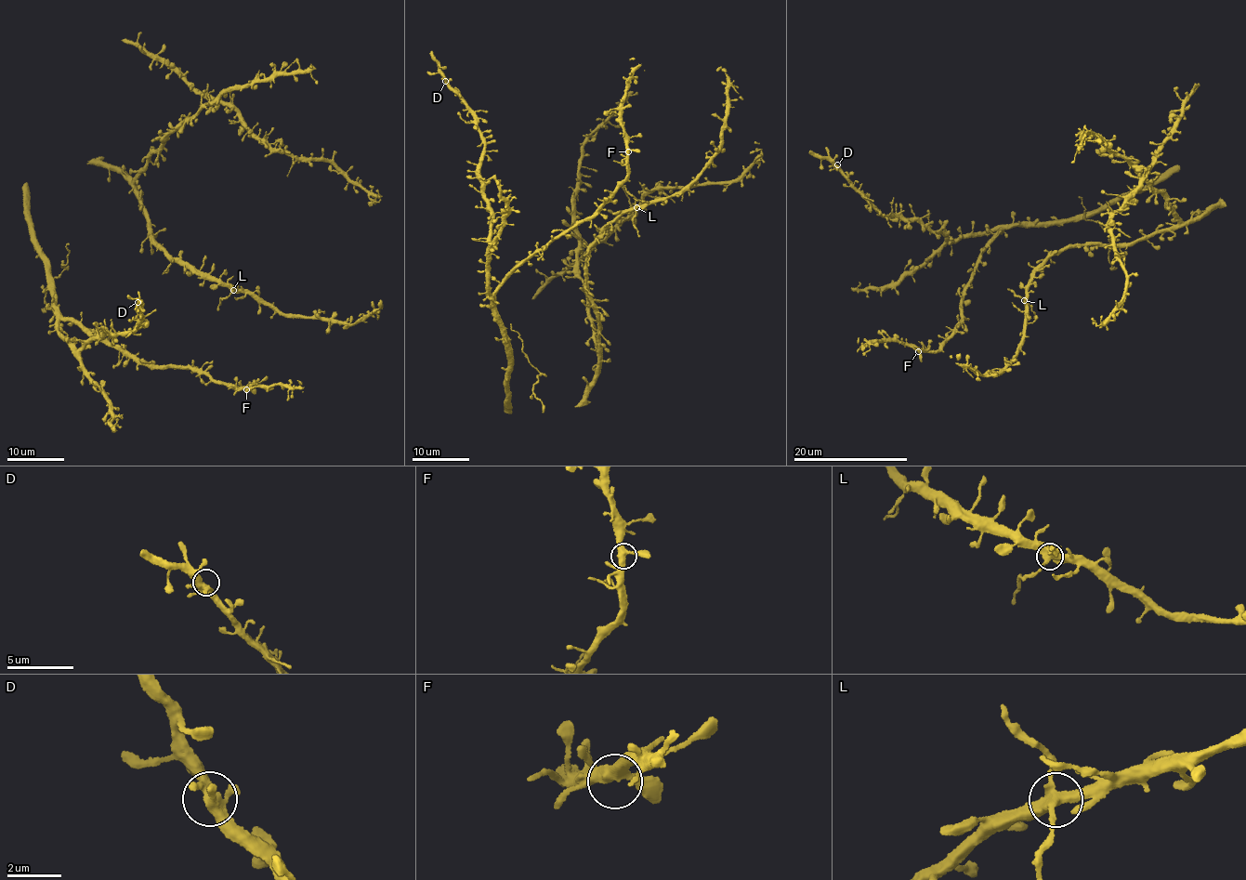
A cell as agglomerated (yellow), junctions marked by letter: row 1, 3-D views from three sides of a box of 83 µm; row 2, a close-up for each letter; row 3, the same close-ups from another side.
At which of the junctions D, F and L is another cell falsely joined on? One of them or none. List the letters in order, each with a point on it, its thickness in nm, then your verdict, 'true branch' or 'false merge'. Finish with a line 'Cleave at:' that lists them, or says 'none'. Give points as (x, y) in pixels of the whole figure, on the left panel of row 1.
D: (137, 302) | 400 nm | true branch
F: (246, 389) | 400 nm | true branch
L: (233, 290) | 400 nm | false merge
Cleave at: L

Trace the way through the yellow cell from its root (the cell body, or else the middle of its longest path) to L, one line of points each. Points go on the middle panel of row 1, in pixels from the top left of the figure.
L: (581, 301), (588, 305), (592, 303), (587, 247), (609, 223), (636, 207)

